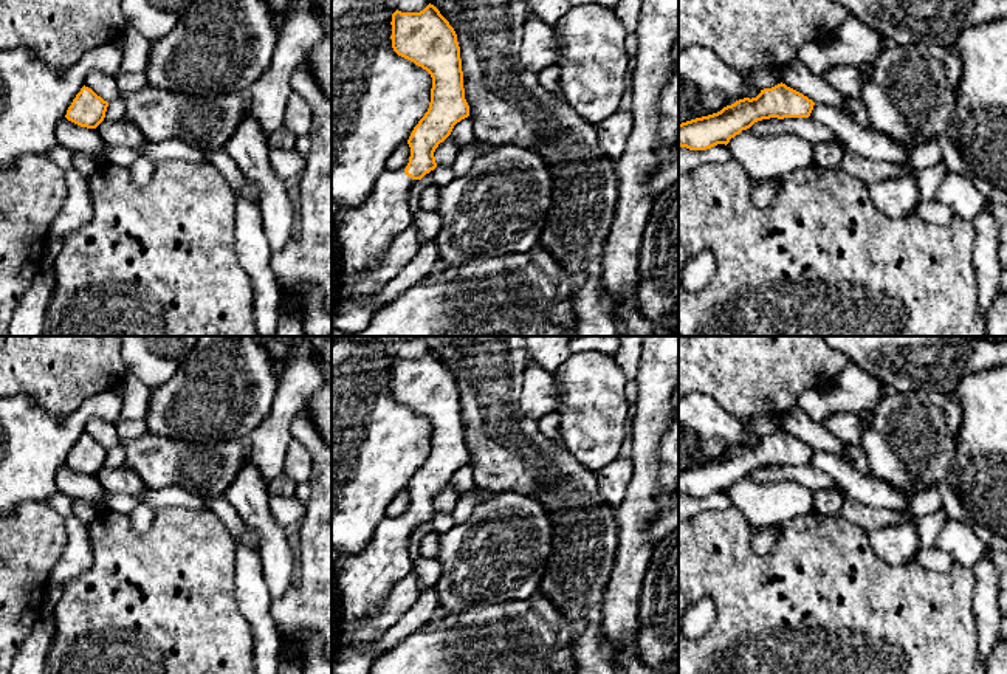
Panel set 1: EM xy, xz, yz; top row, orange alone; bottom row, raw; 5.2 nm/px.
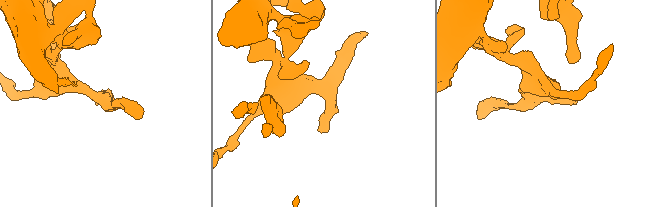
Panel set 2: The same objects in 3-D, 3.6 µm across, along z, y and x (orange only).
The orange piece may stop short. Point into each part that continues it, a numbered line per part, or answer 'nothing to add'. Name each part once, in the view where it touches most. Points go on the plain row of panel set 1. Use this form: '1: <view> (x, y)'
1: xz (361, 581)

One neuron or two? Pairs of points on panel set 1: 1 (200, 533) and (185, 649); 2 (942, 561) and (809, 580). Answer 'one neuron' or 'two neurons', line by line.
1: one neuron
2: two neurons

